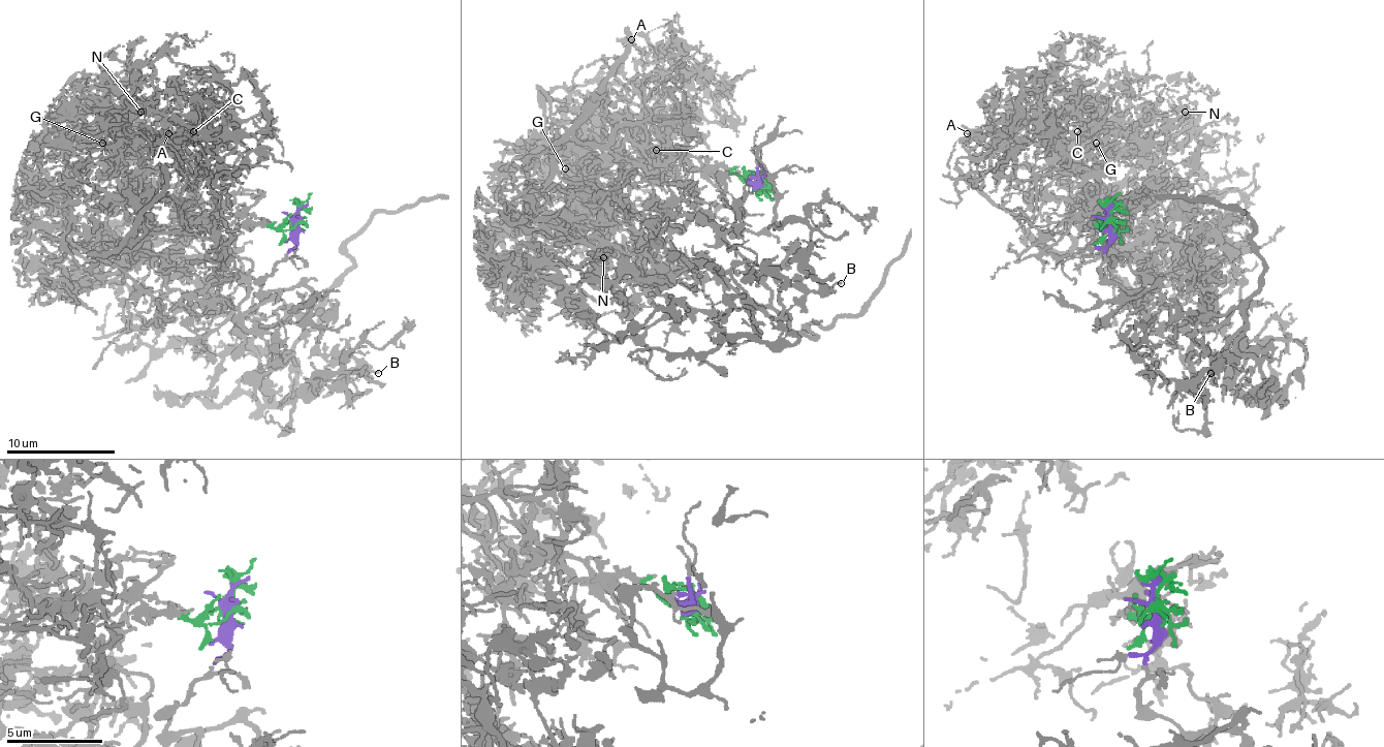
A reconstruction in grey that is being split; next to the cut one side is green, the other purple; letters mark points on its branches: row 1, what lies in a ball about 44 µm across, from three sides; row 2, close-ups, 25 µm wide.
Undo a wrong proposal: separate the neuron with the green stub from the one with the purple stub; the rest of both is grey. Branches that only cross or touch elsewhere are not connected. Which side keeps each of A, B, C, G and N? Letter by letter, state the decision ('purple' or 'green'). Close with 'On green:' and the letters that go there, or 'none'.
A: green
B: purple
C: green
G: green
N: green
On green: A, C, G, N

